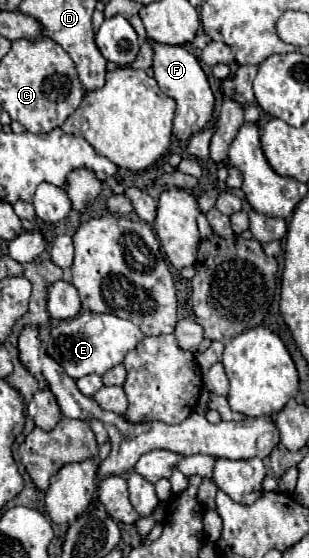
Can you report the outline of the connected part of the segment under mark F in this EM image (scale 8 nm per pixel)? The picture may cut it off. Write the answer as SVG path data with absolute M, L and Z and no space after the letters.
M152 40L152 50L154 50L154 64L152 64L154 78L160 90L164 90L178 104L176 116L174 116L174 136L178 140L188 140L192 132L198 132L210 122L212 110L214 110L214 94L210 90L204 70L200 68L198 58L192 52L188 52L188 48L160 44Z

